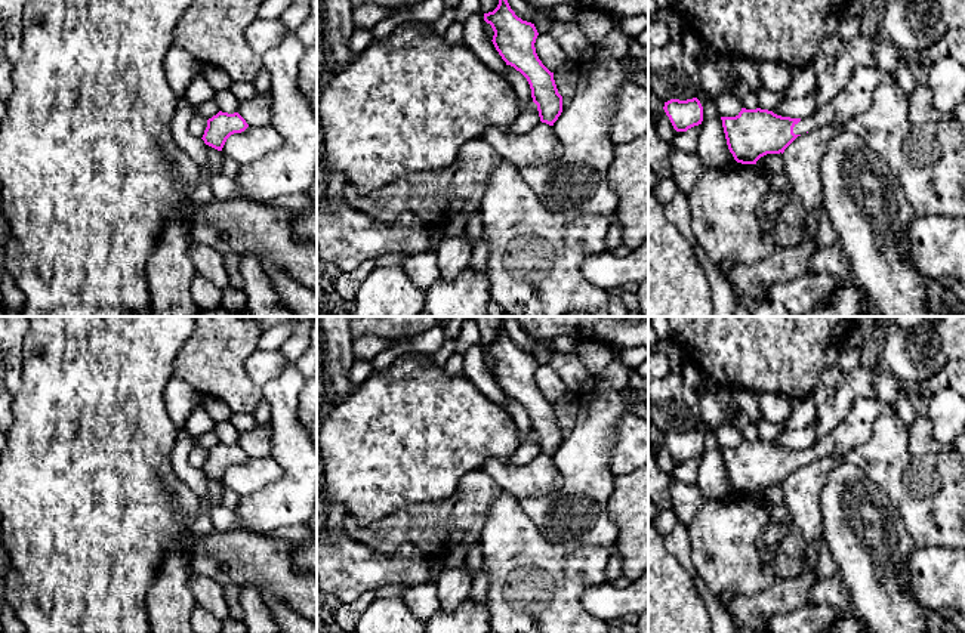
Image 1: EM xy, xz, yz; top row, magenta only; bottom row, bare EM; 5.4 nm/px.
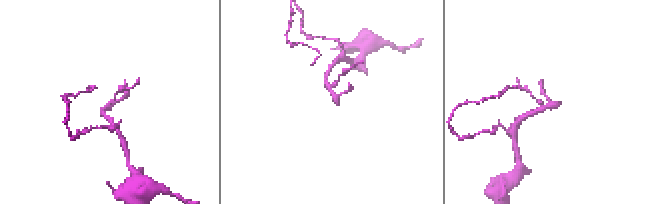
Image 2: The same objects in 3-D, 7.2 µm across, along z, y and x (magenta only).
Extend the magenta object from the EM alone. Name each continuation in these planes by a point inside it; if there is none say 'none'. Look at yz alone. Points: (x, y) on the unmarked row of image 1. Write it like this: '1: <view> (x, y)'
1: yz (856, 428)

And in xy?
none

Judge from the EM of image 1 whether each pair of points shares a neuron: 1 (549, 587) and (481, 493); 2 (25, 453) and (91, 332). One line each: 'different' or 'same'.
1: different
2: same

